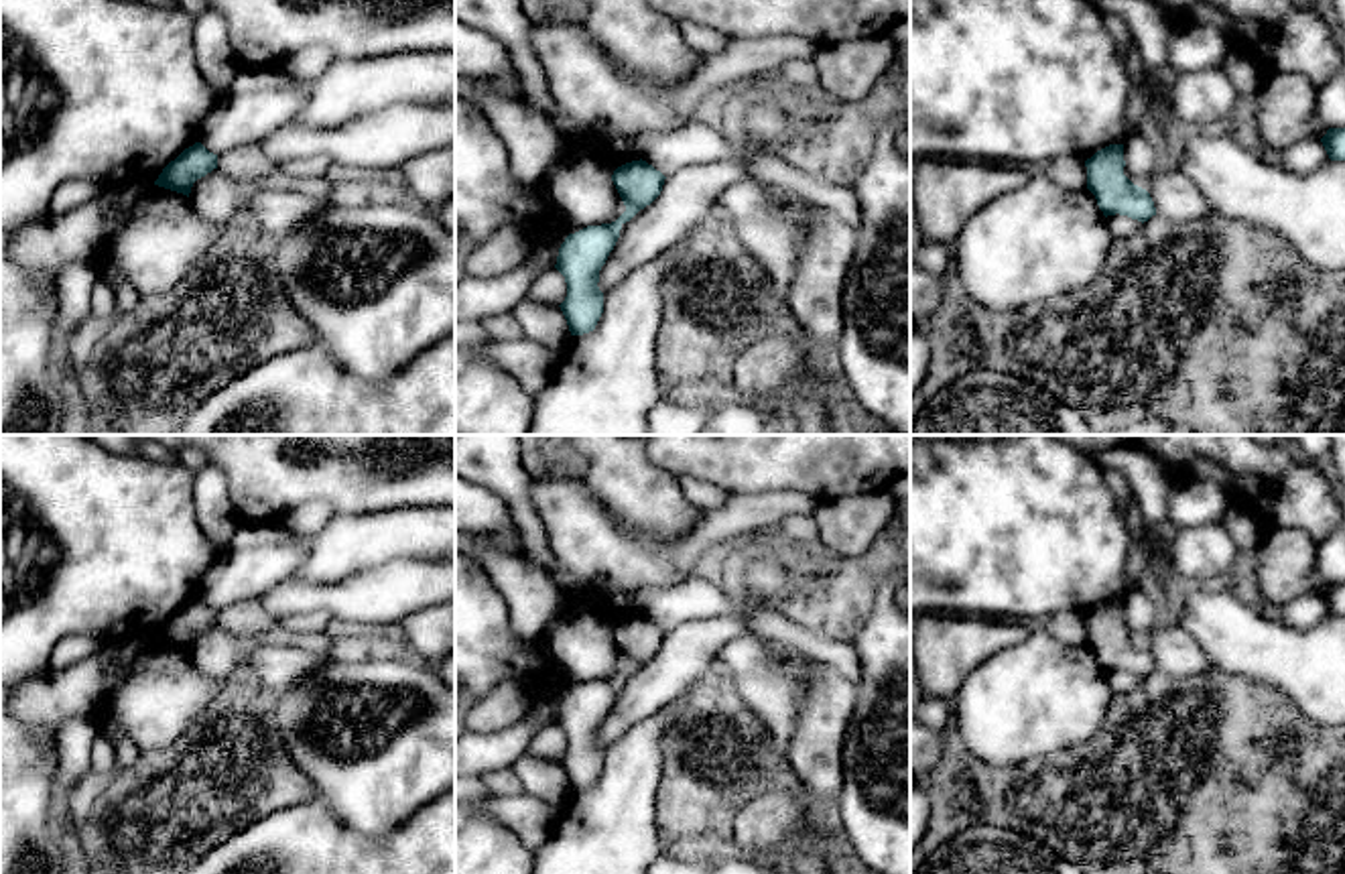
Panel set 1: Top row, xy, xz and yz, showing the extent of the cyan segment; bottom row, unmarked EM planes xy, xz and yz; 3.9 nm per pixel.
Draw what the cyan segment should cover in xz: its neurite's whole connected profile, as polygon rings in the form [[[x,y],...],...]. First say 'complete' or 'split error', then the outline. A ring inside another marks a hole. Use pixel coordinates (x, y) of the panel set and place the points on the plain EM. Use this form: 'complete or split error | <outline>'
complete | [[[642,614],[618,622],[612,636],[626,667],[612,679],[587,681],[569,689],[561,699],[555,724],[565,732],[567,752],[559,762],[571,791],[595,785],[603,768],[603,748],[597,742],[599,726],[614,705],[622,681],[660,650],[664,634]]]

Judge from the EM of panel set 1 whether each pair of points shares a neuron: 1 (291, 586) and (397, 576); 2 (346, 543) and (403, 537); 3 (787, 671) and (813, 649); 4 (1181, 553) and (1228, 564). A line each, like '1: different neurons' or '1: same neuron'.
1: same neuron
2: same neuron
3: different neurons
4: same neuron

